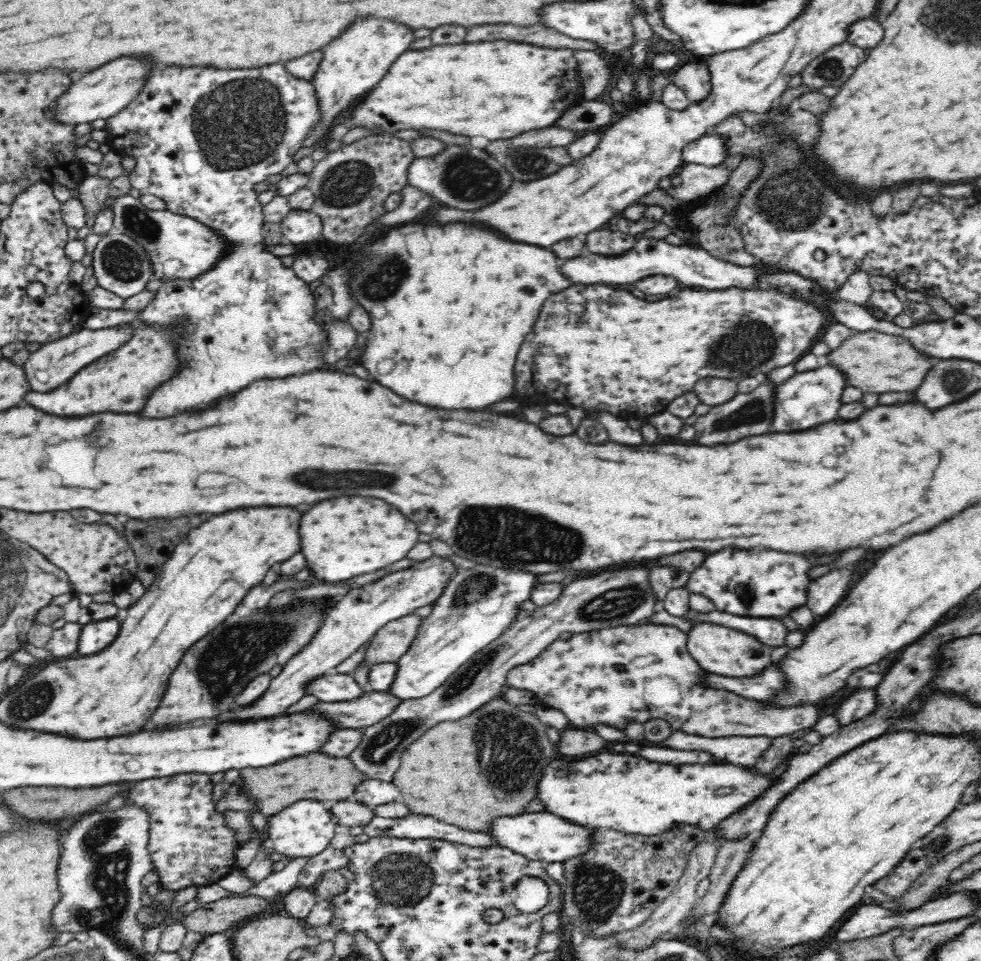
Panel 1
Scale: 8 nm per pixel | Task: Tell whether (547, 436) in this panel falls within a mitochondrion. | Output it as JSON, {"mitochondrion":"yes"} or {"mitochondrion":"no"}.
{"mitochondrion":"no"}

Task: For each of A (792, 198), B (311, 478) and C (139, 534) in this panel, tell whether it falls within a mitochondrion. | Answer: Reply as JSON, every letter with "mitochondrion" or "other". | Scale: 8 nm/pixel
{"A":"mitochondrion","B":"mitochondrion","C":"other"}

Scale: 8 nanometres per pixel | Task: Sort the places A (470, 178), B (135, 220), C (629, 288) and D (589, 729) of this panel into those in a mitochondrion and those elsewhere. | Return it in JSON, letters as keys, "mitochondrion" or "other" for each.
{"A":"mitochondrion","B":"mitochondrion","C":"other","D":"other"}

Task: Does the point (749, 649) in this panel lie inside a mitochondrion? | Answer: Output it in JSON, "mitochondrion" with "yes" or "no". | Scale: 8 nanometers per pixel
{"mitochondrion":"yes"}

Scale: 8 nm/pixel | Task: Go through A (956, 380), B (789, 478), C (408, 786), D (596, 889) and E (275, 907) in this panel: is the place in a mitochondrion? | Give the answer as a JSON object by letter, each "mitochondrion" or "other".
{"A":"mitochondrion","B":"other","C":"other","D":"mitochondrion","E":"other"}

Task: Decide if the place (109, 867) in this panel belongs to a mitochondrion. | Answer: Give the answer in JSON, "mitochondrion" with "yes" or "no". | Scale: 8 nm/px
{"mitochondrion":"yes"}

